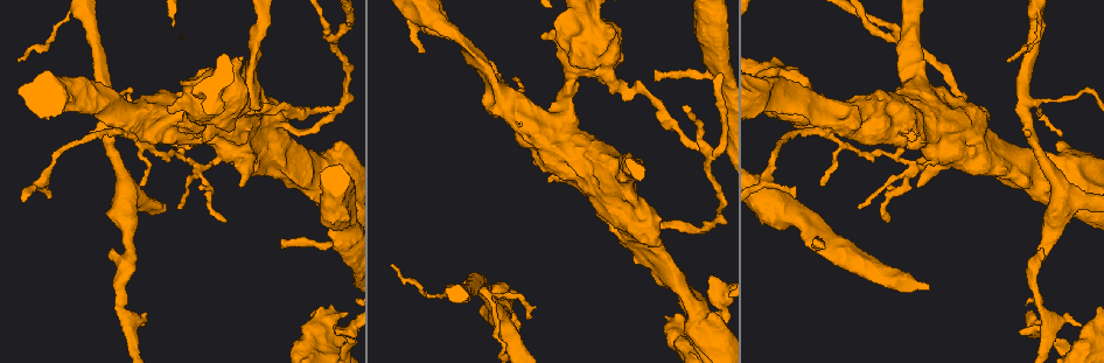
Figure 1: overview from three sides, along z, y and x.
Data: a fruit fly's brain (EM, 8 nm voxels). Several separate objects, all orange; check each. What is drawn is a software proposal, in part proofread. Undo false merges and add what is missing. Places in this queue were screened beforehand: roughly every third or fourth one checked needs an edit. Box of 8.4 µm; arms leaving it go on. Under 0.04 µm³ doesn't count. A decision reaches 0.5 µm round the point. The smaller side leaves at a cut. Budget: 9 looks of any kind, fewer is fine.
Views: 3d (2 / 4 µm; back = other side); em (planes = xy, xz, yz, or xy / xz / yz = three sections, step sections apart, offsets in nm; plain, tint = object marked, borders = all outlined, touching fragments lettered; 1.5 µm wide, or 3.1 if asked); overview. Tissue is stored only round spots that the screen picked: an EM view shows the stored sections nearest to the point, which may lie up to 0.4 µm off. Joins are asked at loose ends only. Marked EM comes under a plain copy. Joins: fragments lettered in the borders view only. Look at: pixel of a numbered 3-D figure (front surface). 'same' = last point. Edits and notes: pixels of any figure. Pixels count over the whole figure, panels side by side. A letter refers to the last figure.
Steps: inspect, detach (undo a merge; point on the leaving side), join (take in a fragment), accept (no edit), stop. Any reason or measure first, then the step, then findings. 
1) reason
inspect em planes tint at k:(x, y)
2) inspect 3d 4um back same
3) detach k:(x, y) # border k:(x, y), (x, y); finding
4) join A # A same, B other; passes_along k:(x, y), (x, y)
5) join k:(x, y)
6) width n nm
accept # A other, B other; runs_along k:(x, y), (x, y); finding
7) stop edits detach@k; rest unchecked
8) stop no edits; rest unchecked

branch stops here
inspect 3d 2um at 1:(140, 326)

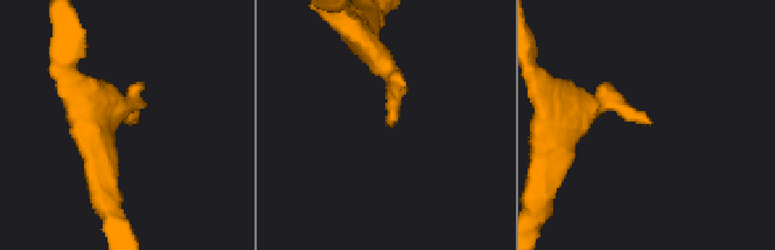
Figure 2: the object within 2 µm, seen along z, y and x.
inspect em planes tint at 2:(652, 121)

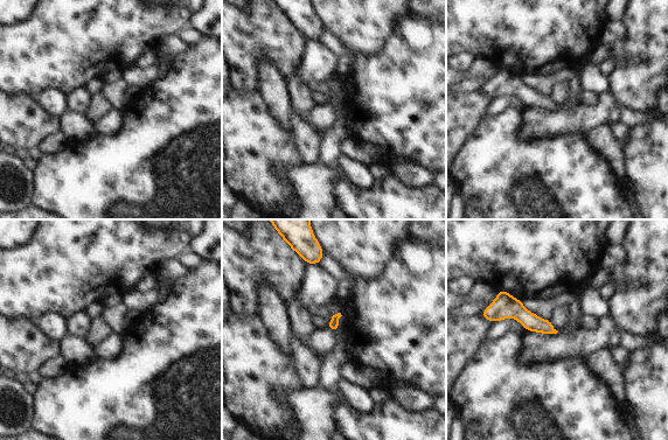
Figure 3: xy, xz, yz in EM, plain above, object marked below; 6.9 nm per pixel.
inspect em planes borders same

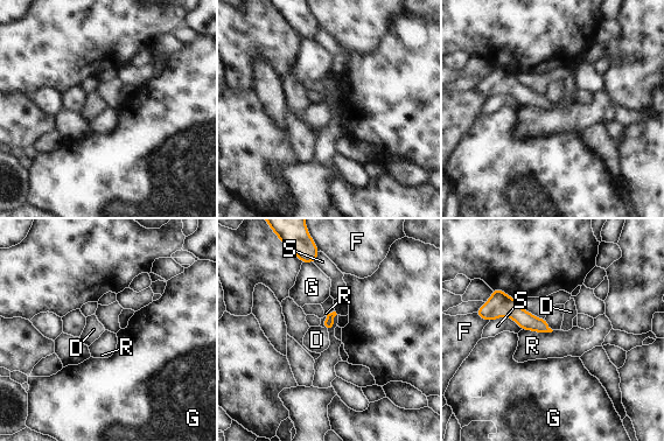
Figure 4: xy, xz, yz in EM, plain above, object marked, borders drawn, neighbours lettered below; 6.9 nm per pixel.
join D # D same, F other, G other, R other, S other; passes_along 4:(328, 324), (326, 328), (316, 340); it goes on there

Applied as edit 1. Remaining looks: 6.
inspect overview

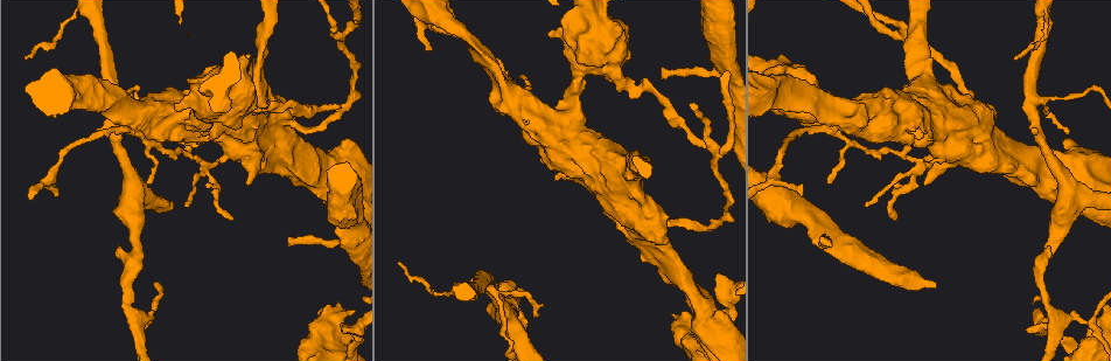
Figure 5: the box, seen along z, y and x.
branch stops here
inspect em planes borders at 5:(896, 219)

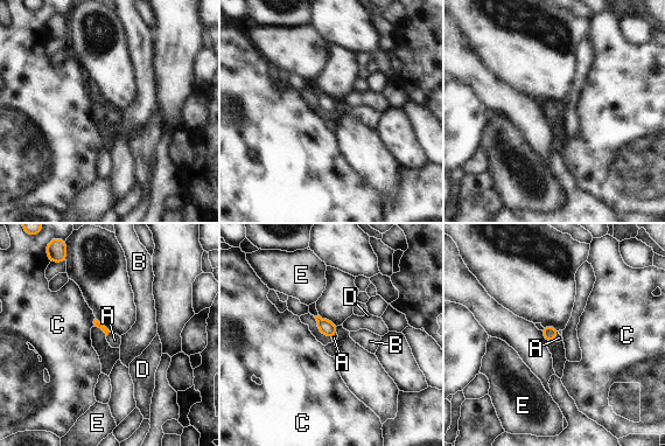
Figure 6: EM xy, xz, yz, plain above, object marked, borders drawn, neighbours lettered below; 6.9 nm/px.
join A # A same, B other, C other, D other, E other; passes_along 6:(97, 323), (107, 334), (114, 340); the cell continues

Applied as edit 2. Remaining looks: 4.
inspect overview

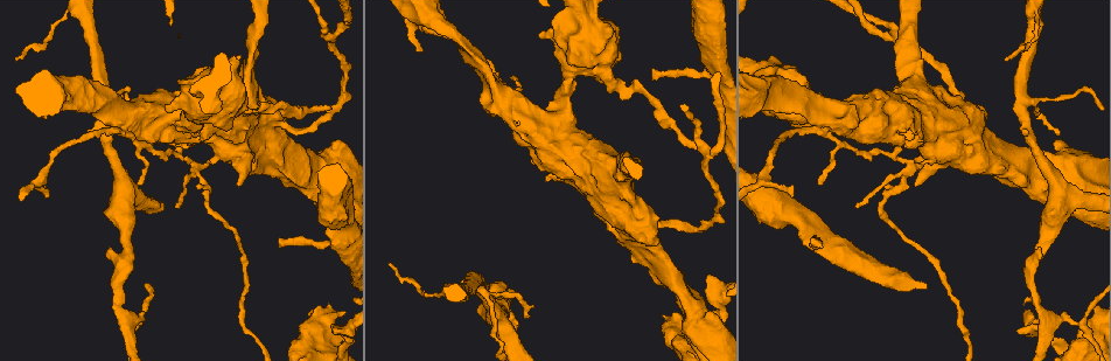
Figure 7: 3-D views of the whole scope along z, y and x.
branch stops here
inspect em yz step 8 tint at 7:(820, 248)

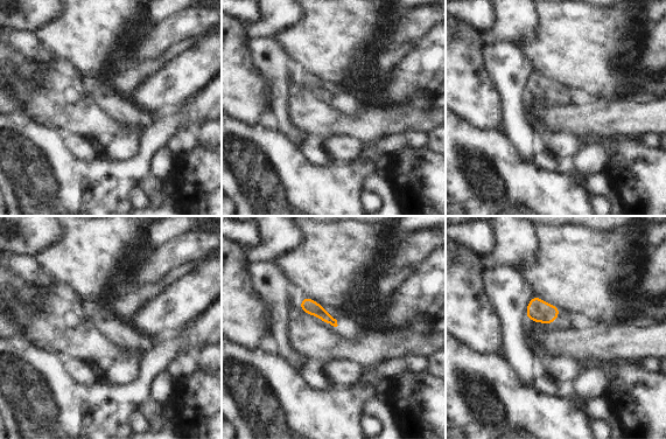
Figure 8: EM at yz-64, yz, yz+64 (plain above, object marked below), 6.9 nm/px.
another direction
inspect em planes borders same

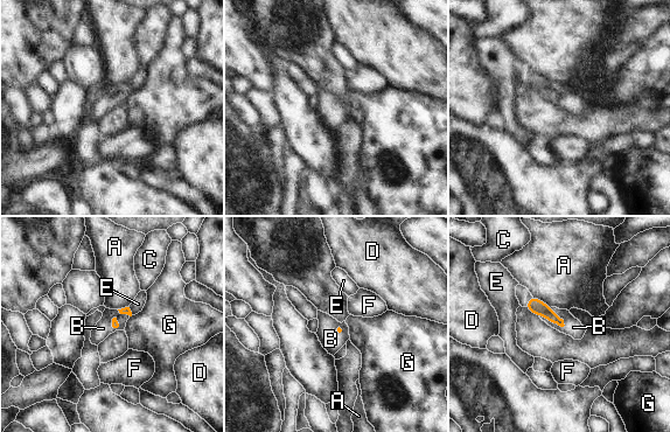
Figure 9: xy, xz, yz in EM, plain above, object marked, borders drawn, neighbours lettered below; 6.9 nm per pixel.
join B # A other, B same, C other, D other, E other, F other, G other; passes_along 9:(536, 306), (552, 321), (573, 327); the cell continues

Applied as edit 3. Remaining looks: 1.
tapers out
inspect em planes borders at 7:(329, 108)

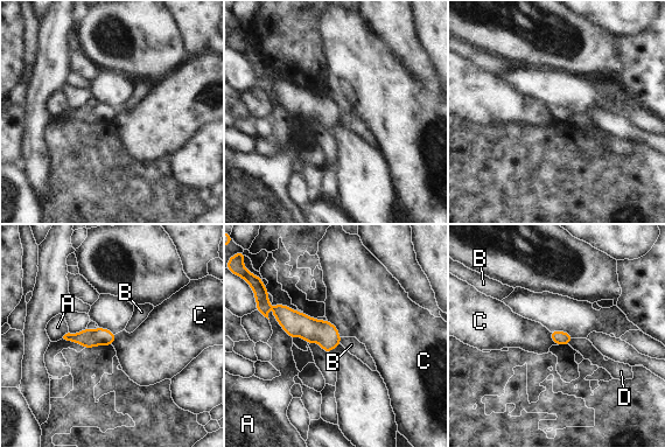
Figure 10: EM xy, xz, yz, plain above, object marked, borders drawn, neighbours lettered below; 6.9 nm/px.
accept # A other, B other, C other, D other; border 10:(327, 319), (341, 336); no lettered fragment goes on from it

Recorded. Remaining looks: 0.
stop edits join@4, join@6, join@9; rest unchecked

